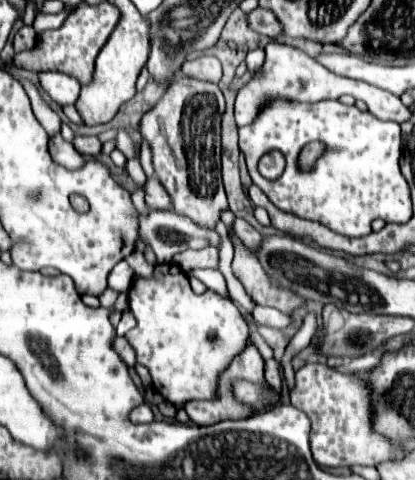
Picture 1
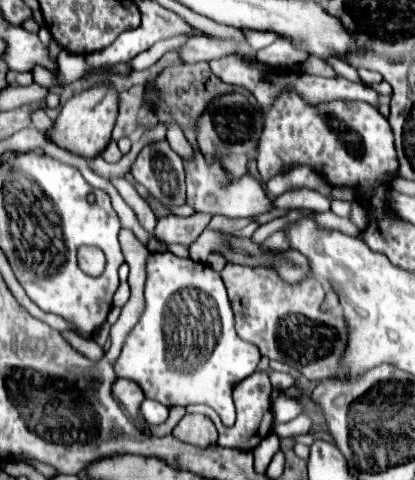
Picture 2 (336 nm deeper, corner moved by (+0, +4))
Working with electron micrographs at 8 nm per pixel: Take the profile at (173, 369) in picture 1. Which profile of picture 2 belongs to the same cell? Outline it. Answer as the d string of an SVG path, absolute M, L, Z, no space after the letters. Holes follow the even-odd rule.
M170 250L152 252L146 260L144 298L146 310L126 338L120 358L114 362L116 376L134 380L142 388L146 398L156 400L168 408L206 404L218 412L224 426L234 426L236 416L232 402L232 384L256 372L260 352L258 348L254 348L254 344L238 338L234 330L234 314L220 274L214 272L208 264L202 266L200 262L194 262L190 258L180 258Z

